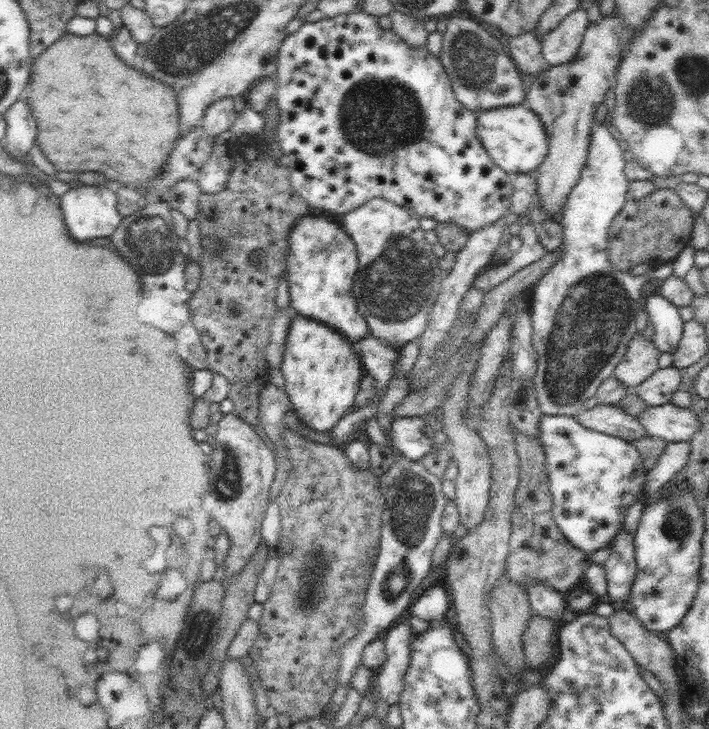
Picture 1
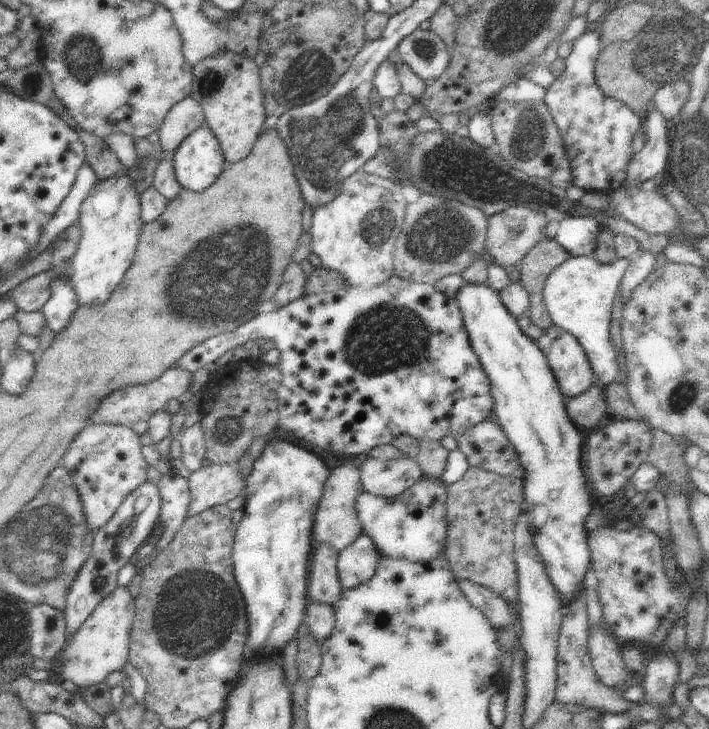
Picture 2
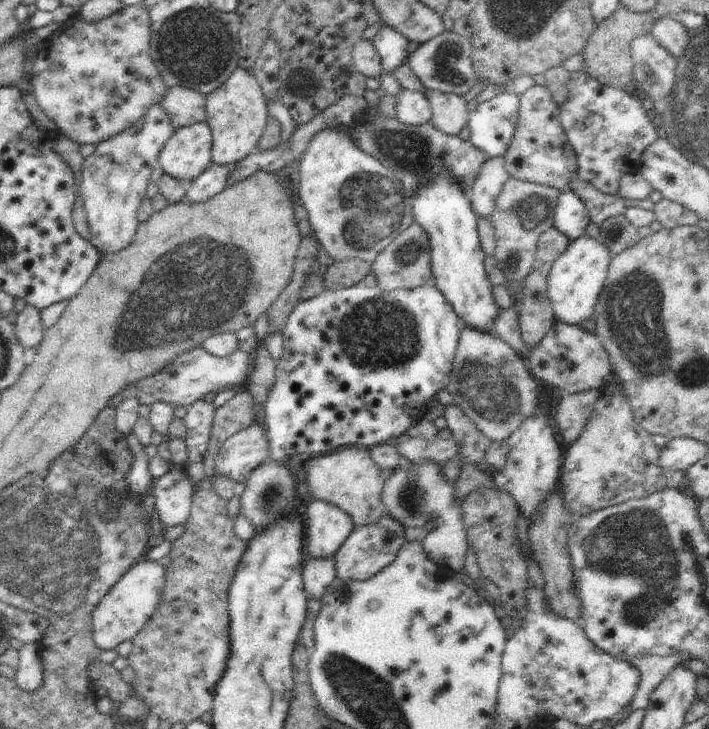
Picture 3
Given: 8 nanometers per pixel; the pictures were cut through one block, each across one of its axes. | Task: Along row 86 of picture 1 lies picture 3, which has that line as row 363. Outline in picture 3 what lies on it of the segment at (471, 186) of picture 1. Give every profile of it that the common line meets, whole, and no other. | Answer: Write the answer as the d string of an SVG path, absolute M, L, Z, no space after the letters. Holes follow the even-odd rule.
M360 281L354 286L337 290L322 291L314 297L306 300L300 299L294 310L290 313L281 335L283 336L283 353L276 361L275 383L269 392L264 405L264 422L268 432L269 457L267 461L280 461L282 456L290 457L290 454L328 454L328 452L341 450L343 447L353 447L371 450L384 443L398 442L406 437L406 432L413 424L424 418L428 404L436 398L440 390L449 385L449 376L453 367L461 330L464 324L460 322L450 303L440 289L429 286L426 283L413 289L394 289L387 291L378 284L366 286Z

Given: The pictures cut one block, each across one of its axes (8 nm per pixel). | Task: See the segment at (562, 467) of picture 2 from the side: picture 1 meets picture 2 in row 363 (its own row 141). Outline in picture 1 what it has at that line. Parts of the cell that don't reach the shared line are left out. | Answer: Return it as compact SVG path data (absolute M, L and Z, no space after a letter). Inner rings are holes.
M526 104L508 105L477 113L476 130L482 146L486 148L492 162L511 176L521 173L535 174L538 165L548 155L548 134L538 114Z

